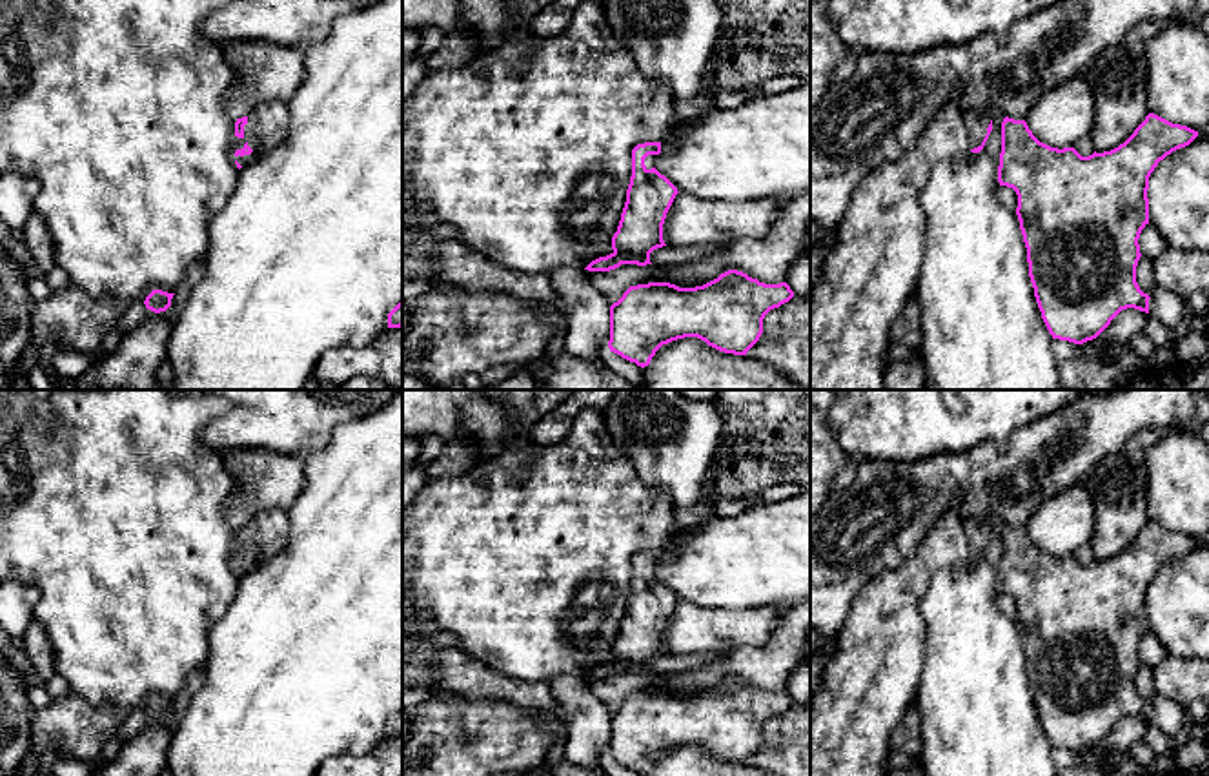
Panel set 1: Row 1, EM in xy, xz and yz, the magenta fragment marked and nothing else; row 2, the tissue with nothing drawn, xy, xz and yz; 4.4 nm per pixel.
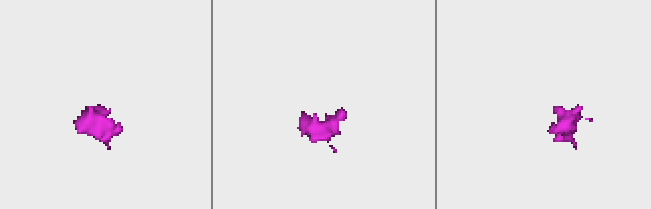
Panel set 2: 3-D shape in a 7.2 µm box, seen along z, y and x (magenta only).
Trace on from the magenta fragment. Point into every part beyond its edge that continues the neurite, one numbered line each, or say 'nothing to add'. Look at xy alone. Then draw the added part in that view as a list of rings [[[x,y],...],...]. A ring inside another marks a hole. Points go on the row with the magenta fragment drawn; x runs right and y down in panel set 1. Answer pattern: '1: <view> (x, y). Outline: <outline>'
1: xy (268, 122). Outline: [[[260,102],[248,115],[244,140],[253,149],[249,155],[235,157],[244,166],[251,157],[277,148],[290,131],[290,113],[286,102]]]

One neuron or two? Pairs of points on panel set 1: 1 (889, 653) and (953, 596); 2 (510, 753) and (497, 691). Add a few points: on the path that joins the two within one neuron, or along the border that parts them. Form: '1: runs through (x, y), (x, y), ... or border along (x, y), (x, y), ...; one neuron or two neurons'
1: border along (934, 580), (920, 605), (925, 625), (924, 665); two neurons
2: border along (457, 691), (541, 709); two neurons

